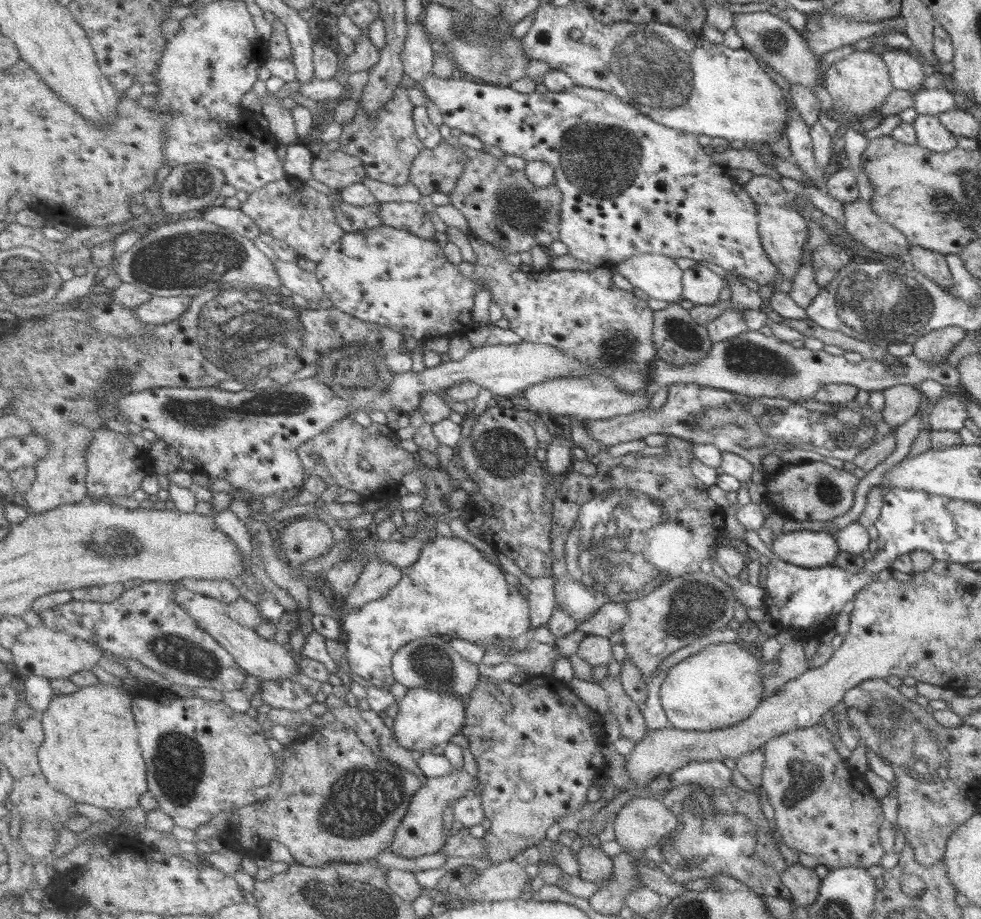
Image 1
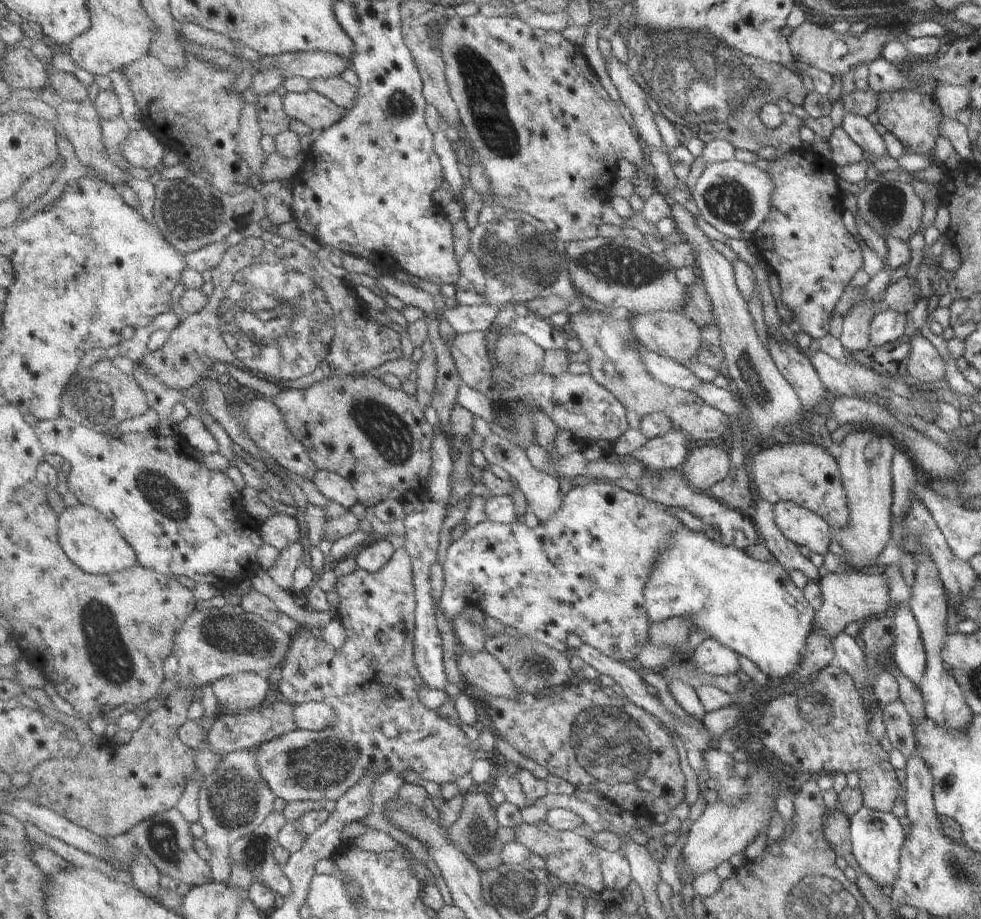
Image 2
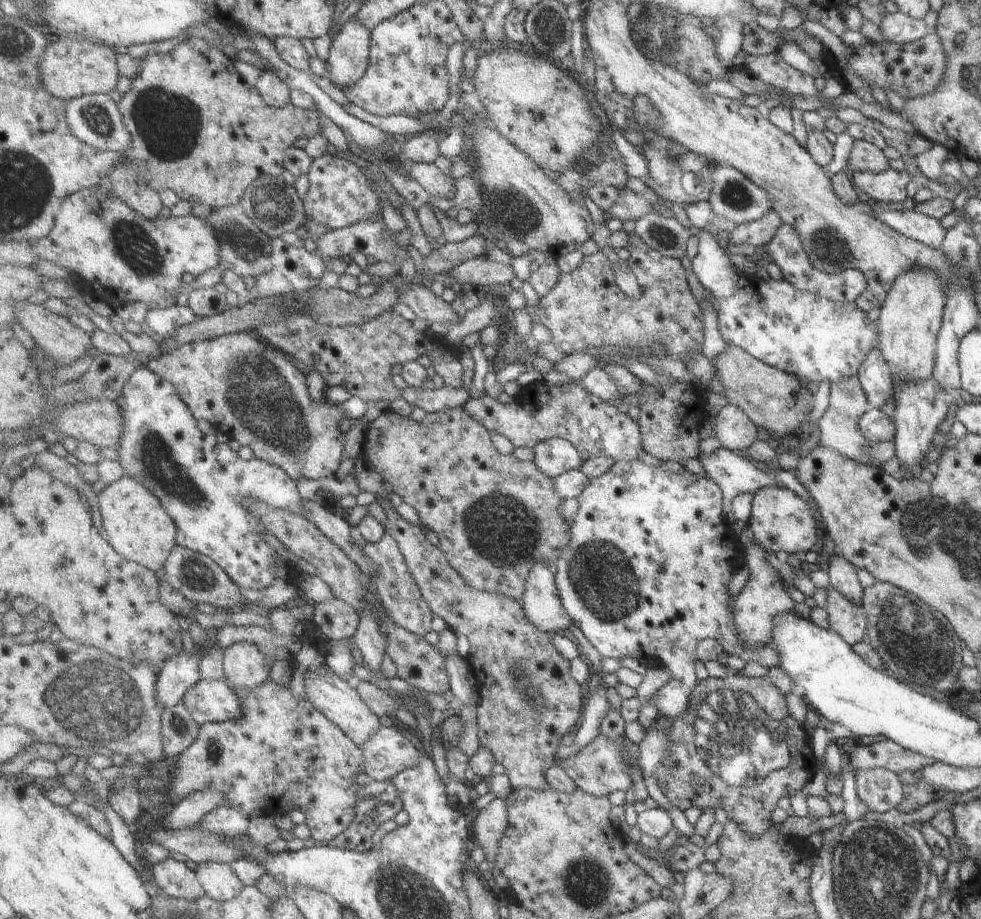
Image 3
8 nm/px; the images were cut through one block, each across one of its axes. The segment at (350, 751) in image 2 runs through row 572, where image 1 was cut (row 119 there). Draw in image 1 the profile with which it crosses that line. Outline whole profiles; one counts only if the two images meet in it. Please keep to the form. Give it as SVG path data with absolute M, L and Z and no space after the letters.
M398 87L394 100L380 114L376 120L362 108L361 100L357 115L350 123L344 124L344 135L340 140L340 150L350 156L358 156L365 164L365 168L372 179L405 187L412 180L414 162L427 149L418 134L415 114L417 106L412 104L408 87Z

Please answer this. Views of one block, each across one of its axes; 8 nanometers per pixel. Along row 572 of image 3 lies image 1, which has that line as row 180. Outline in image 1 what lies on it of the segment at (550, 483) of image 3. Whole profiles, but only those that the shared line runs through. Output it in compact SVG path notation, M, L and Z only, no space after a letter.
M483 152L482 156L470 159L470 163L466 165L464 177L458 181L456 191L451 197L452 203L468 217L474 234L508 253L528 252L537 246L550 248L553 242L561 240L565 194L557 183L548 188L540 188L534 185L525 171L510 168L506 160L491 153Z

